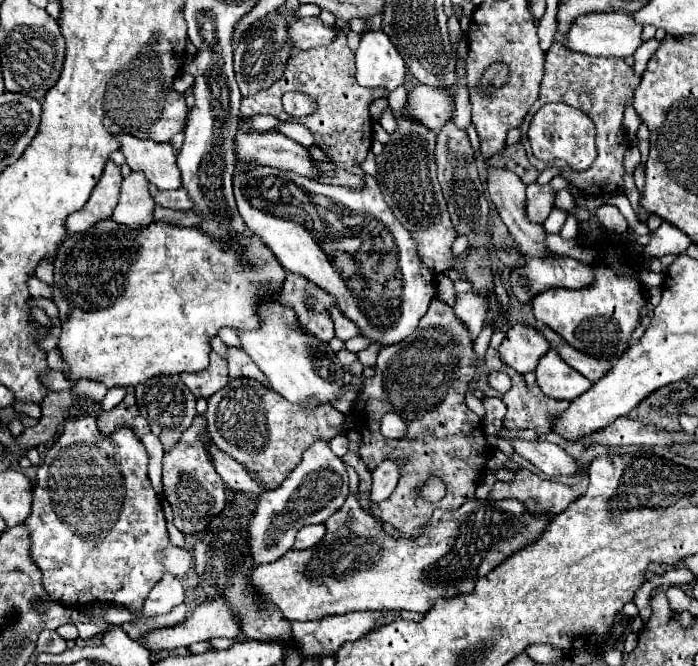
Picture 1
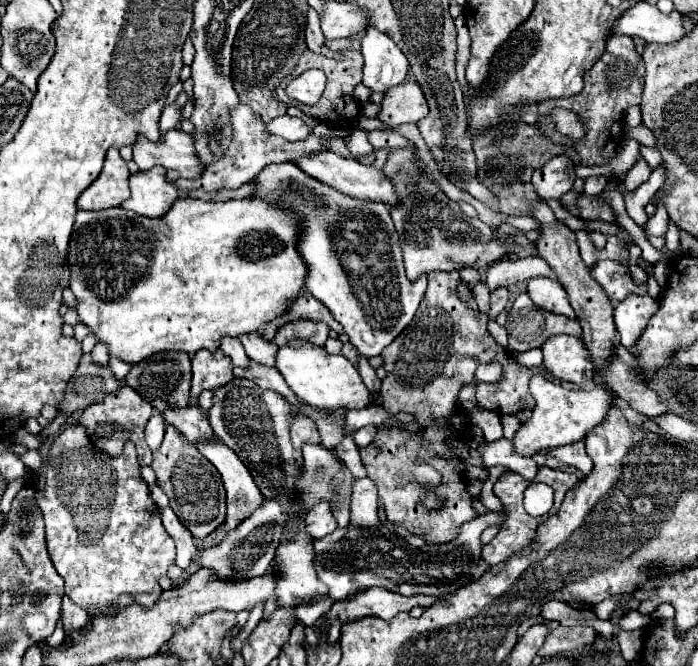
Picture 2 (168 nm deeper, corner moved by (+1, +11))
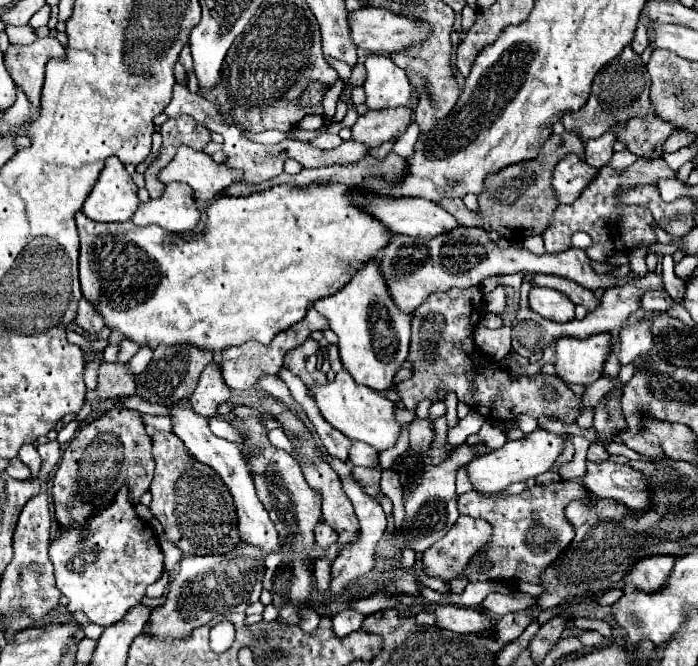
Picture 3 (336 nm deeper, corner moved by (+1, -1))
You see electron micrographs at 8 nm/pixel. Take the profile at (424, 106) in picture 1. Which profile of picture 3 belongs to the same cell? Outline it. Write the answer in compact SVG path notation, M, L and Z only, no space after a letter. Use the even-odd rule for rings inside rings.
M388 108L388 110L368 110L356 120L352 130L352 142L366 144L368 148L378 148L380 144L400 138L408 124L412 122L410 108Z

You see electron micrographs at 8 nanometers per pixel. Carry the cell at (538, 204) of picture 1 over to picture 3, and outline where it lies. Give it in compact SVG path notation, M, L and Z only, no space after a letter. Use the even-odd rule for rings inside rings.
M566 154L554 168L554 180L552 186L558 194L560 204L572 204L580 192L588 186L588 182L594 180L598 174L598 168L586 164L574 154Z

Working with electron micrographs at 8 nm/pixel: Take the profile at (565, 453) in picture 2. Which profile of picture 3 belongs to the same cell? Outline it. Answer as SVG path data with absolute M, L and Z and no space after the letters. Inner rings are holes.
M588 462L588 472L582 482L598 498L614 498L634 510L652 508L648 478L628 464Z

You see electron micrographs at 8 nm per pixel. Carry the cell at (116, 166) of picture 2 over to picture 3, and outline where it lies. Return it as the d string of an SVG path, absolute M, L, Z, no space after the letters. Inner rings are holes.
M112 156L106 160L82 212L96 222L126 222L136 212L138 204L138 186L124 164Z

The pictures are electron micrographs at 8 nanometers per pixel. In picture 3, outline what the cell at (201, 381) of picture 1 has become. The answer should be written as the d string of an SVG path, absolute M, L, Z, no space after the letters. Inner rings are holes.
M212 362L204 368L204 372L198 380L198 386L188 400L196 414L210 418L210 416L216 416L218 404L228 402L228 398L230 398L230 388L224 384L218 364Z

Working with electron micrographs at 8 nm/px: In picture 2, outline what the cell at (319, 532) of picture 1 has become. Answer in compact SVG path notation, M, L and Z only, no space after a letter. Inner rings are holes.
M316 504L312 510L306 512L306 532L312 536L312 538L322 538L330 532L336 530L336 520L332 518L330 514L330 504Z

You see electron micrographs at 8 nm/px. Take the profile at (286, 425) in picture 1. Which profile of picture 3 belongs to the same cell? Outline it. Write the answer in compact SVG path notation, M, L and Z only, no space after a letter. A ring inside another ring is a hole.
M236 406L232 408L232 412L236 414L236 420L232 422L234 428L242 430L248 438L244 442L244 446L248 448L258 448L256 454L248 456L248 464L250 470L254 472L254 484L256 484L256 492L260 502L264 504L264 508L270 512L270 518L282 538L282 550L268 554L264 560L264 588L268 592L272 592L274 604L280 610L280 626L296 626L300 624L298 612L302 608L306 608L306 604L302 600L308 600L310 592L312 592L312 566L306 564L308 558L304 556L304 552L308 552L314 544L314 526L320 522L320 506L322 506L322 496L318 496L318 492L314 492L308 484L306 478L302 476L302 470L298 466L298 462L286 454L280 448L274 448L270 444L270 440L266 438L266 428L260 426L258 422L258 410L248 408L248 406Z

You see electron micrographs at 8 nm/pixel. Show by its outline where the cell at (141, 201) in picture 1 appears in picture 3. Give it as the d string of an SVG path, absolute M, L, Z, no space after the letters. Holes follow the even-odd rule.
M180 182L166 186L162 198L140 204L132 222L138 226L156 224L168 232L190 232L200 222L200 208L194 200L194 192Z

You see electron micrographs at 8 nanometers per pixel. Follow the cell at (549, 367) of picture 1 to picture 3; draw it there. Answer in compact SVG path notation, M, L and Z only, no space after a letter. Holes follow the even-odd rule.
M600 332L586 340L570 340L570 336L562 336L562 340L556 342L558 376L572 384L592 384L602 376L602 360L606 360L606 352L610 352L616 342L618 336L612 332Z

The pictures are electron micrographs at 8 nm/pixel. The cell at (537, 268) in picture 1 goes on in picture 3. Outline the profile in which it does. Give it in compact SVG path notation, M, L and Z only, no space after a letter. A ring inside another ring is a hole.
M646 292L642 296L642 310L646 312L666 312L674 306L674 300L666 292Z

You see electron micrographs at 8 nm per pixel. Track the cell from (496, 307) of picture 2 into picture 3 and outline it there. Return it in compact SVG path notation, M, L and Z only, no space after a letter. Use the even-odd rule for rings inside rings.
M496 286L490 294L484 296L484 302L486 302L486 310L488 312L494 312L494 314L500 314L506 306L506 300L504 300L504 286Z

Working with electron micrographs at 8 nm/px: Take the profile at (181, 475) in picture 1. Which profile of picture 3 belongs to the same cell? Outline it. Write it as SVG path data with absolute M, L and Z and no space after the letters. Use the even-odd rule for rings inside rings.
M158 432L152 436L152 456L156 462L156 468L154 468L154 478L150 484L150 494L152 494L150 512L164 526L166 538L172 544L176 544L184 554L198 554L198 556L226 554L228 550L238 548L238 544L242 544L238 536L238 524L236 524L238 516L236 516L230 490L222 484L222 478L210 466L198 464L198 460L194 460L194 456L186 452L186 446L180 442L180 438L174 432Z

